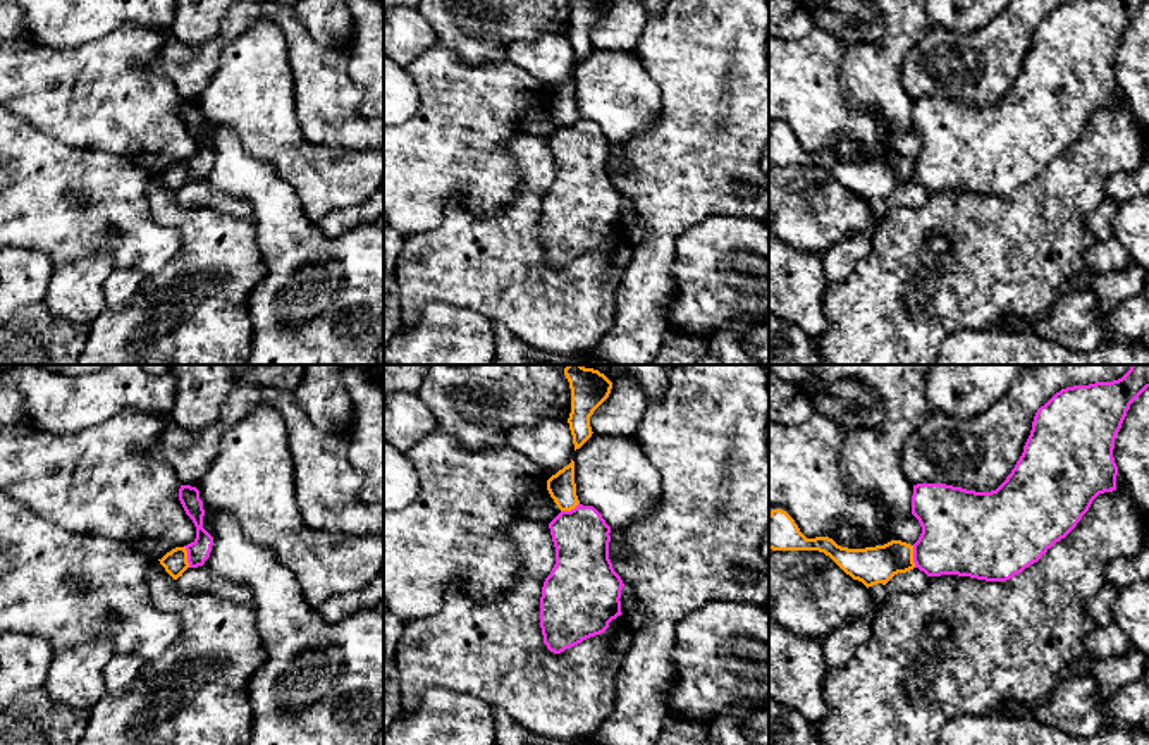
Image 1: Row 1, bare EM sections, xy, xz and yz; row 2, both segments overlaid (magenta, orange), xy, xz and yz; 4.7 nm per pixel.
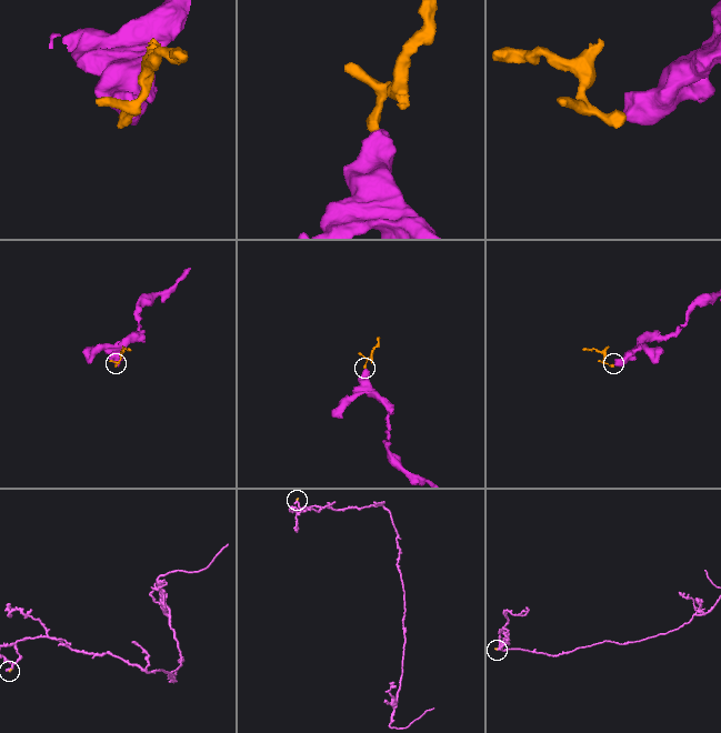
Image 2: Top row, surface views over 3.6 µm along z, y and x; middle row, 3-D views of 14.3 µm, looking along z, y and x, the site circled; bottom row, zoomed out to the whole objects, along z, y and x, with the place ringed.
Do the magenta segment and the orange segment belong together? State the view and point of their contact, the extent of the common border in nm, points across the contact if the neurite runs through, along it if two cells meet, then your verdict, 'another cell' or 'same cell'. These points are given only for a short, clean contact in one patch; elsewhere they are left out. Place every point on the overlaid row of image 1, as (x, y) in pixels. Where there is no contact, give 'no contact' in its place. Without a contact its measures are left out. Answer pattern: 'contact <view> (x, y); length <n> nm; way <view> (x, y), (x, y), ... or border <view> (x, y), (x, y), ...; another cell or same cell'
contact yz (914, 556); length 110 nm; border yz (912, 546), (915, 566); another cell

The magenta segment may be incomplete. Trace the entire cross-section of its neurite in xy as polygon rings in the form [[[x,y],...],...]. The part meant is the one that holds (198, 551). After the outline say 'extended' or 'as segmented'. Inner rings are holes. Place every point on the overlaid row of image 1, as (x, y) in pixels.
[[[181,485],[179,501],[196,526],[196,539],[184,547],[187,551],[189,568],[198,568],[210,557],[213,537],[203,528],[205,509],[200,490],[191,485]]] | as segmented

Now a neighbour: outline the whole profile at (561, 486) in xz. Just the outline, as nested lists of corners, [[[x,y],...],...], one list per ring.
[[[573,459],[568,466],[547,480],[547,490],[561,511],[571,511],[580,504],[576,496]]]

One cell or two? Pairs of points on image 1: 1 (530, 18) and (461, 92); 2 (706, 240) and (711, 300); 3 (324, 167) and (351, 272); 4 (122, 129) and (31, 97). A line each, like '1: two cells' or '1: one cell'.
1: two cells
2: one cell
3: two cells
4: one cell

